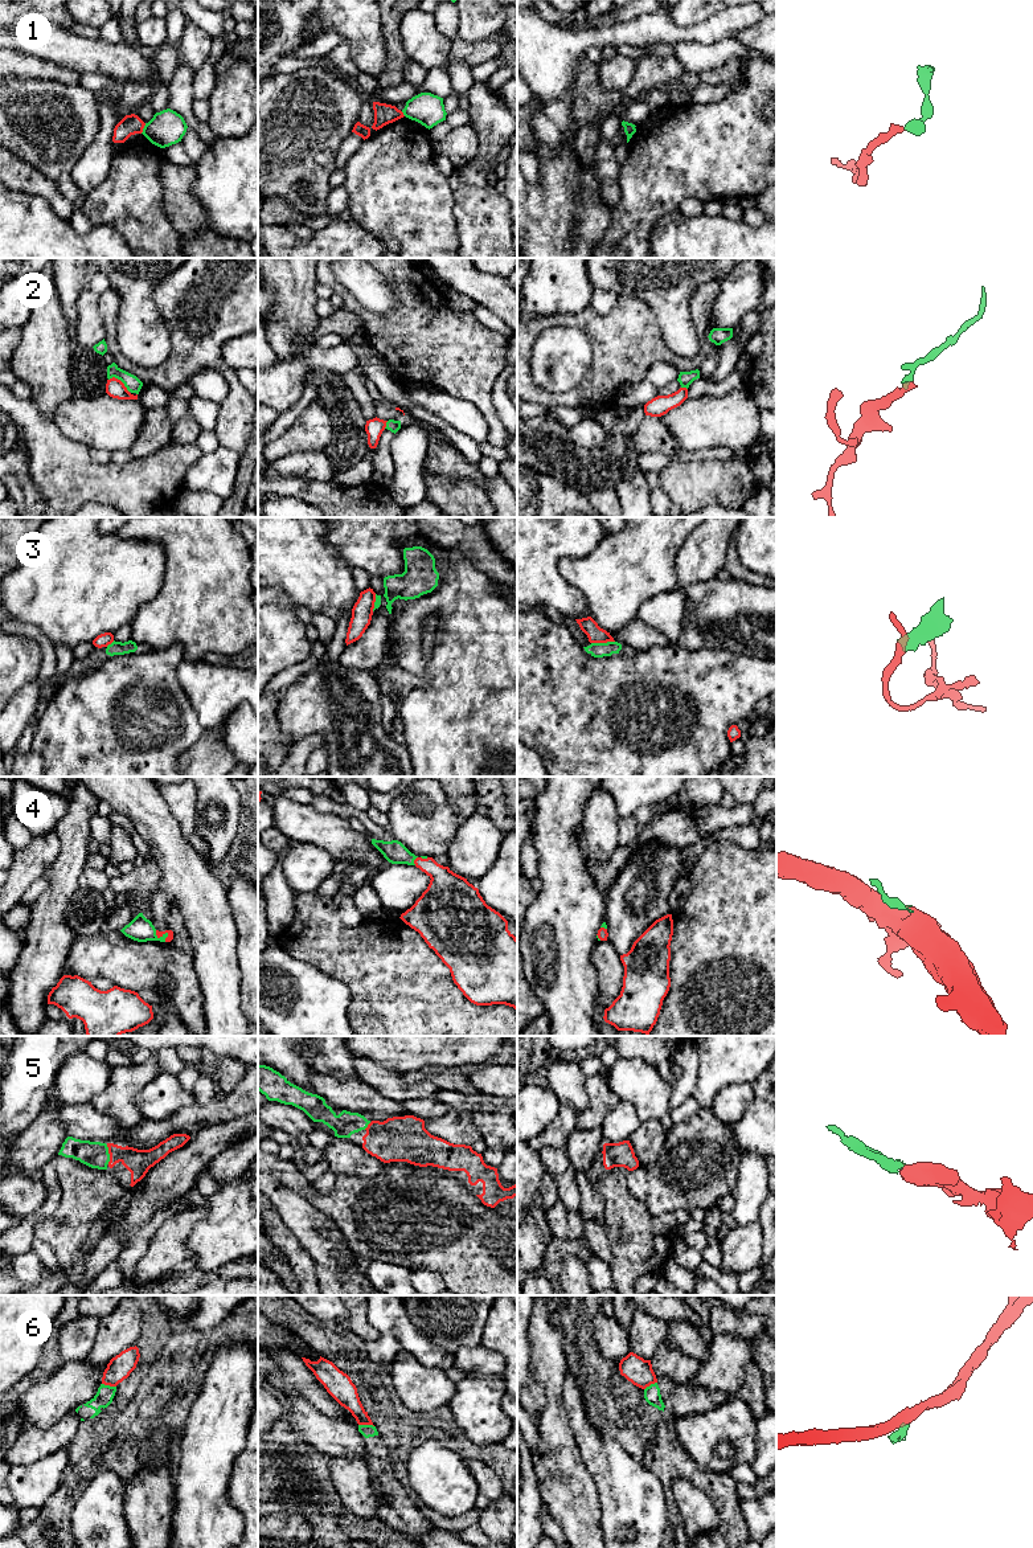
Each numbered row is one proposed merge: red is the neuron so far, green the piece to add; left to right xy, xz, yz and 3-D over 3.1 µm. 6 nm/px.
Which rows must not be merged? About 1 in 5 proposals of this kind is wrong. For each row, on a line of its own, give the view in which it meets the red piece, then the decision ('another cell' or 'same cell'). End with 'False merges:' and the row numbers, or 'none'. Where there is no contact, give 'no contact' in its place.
1: xy | another cell
2: xy | another cell
3: yz | another cell
4: xy | same cell
5: xy | same cell
6: xz | another cell
False merges: 1, 2, 3, 6

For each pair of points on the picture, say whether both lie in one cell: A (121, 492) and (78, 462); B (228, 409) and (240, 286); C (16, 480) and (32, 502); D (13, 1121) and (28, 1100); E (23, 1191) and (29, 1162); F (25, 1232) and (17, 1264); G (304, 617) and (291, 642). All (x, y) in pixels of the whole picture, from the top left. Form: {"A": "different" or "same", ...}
{"A": "same", "B": "same", "C": "same", "D": "same", "E": "different", "F": "different", "G": "different"}

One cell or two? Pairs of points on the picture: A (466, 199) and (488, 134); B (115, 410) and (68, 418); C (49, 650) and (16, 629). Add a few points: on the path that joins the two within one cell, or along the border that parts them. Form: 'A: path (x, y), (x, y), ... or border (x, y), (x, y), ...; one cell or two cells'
A: path (470, 183), (478, 167), (486, 159), (488, 150); one cell
B: path (103, 418), (80, 418); one cell
C: path (42, 641), (33, 631), (25, 629); one cell

